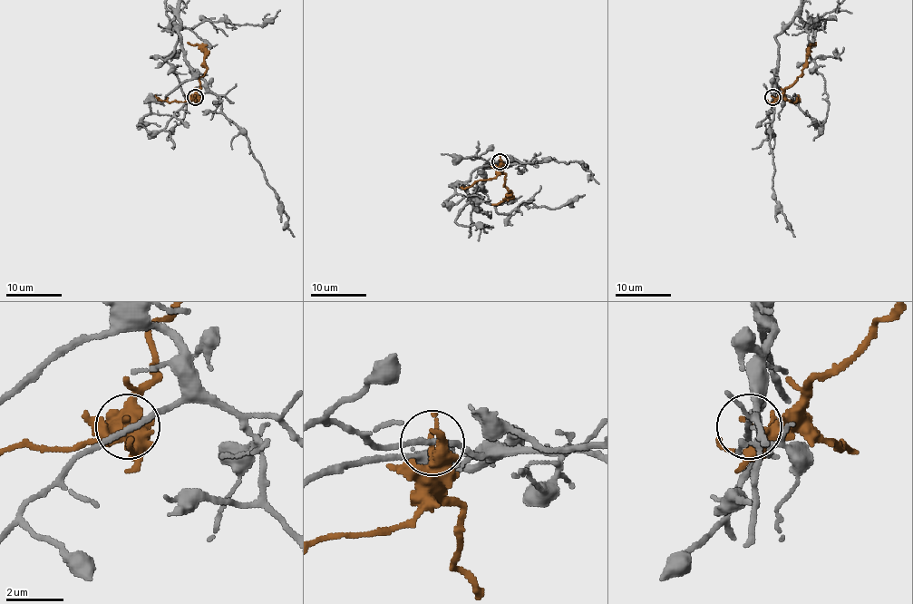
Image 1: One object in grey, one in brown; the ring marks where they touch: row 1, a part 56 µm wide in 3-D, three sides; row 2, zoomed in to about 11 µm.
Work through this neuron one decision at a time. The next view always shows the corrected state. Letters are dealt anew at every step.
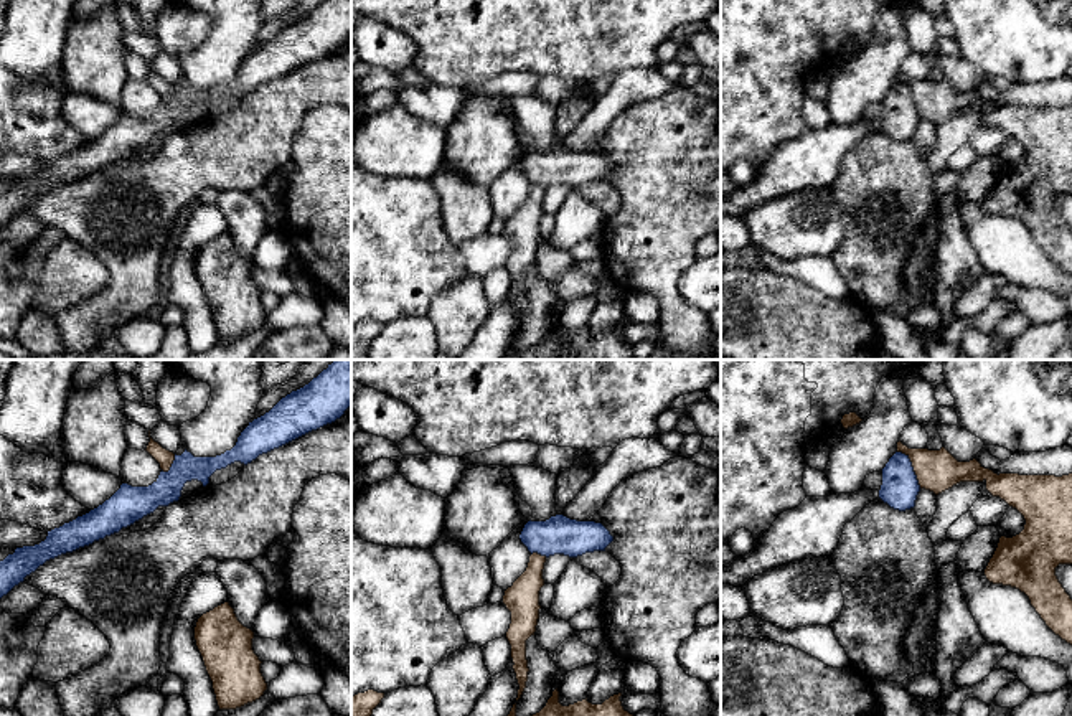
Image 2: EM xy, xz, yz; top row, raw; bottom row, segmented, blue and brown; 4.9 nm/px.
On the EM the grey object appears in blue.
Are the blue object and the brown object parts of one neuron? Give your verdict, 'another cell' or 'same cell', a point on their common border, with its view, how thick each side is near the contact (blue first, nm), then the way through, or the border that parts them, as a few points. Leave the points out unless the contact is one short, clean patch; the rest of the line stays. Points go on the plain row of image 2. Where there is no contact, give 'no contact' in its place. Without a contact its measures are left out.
another cell; contact yz (912, 98); calibres 180 and 200 nm; border yz (898, 81), (909, 89), (921, 117)

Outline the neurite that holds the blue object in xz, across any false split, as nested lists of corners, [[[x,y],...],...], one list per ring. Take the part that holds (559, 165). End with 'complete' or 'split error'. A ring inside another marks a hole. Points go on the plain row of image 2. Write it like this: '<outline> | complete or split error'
[[[556,145],[546,152],[529,150],[520,170],[531,185],[577,188],[585,183],[605,181],[614,167],[602,153],[577,152],[564,145]]] | complete

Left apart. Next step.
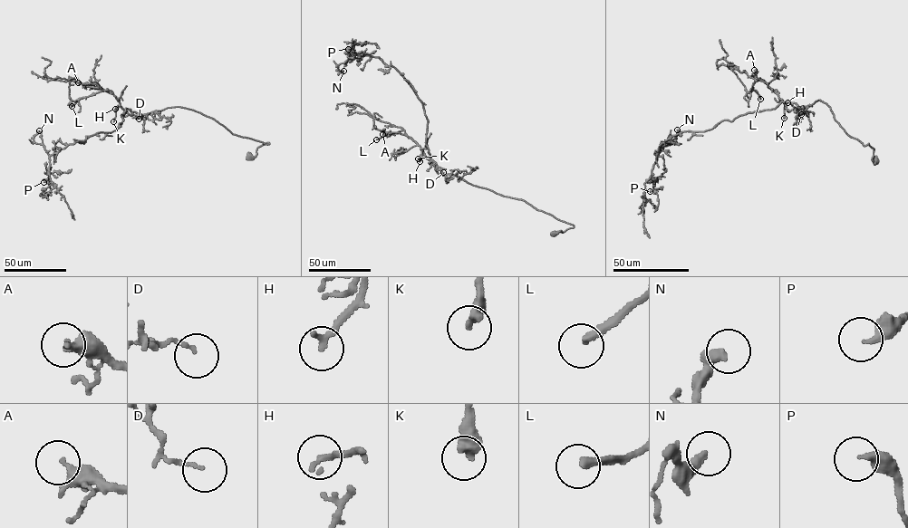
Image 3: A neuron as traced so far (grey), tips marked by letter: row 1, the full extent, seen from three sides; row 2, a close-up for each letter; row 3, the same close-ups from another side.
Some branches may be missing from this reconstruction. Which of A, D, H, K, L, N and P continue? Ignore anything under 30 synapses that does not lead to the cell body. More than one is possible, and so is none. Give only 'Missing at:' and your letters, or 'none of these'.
Missing at: H, K, L

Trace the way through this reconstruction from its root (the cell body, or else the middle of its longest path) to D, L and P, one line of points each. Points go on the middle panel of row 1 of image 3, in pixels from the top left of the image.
D: (554, 233), (574, 225), (522, 199), (473, 186), (454, 175), (439, 175), (437, 167), (443, 172)
L: (554, 233), (574, 225), (522, 199), (454, 175), (439, 175), (436, 163), (410, 138), (387, 132), (376, 139)
P: (554, 233), (574, 225), (522, 199), (439, 175), (426, 144), (422, 103), (410, 84), (378, 57), (348, 49)

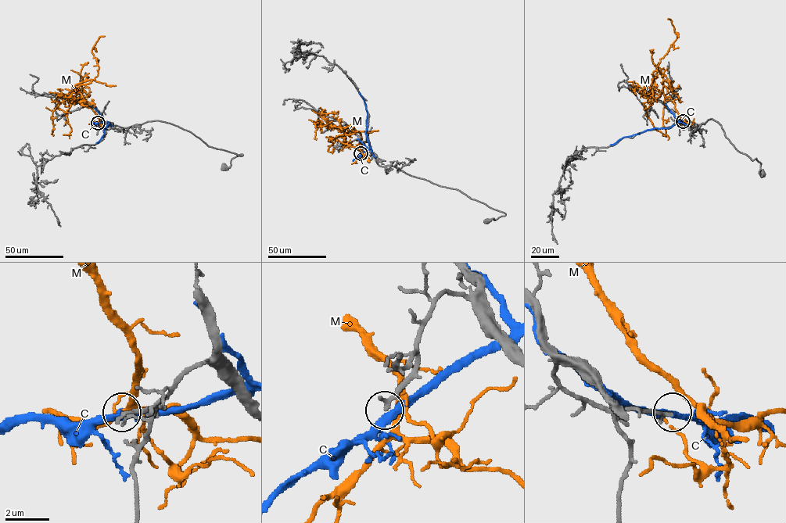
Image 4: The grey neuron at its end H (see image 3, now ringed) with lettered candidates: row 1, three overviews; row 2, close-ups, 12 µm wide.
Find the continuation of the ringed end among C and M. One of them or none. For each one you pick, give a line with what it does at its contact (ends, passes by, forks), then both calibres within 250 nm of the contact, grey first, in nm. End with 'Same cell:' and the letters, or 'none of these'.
Same cell: none of these

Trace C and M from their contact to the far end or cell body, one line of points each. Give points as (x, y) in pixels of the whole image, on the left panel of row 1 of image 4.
C: (98, 123), (105, 121), (109, 123), (102, 129), (104, 134), (96, 142)
M: (99, 123), (91, 109), (73, 102), (75, 86), (90, 80), (52, 112), (53, 135)

